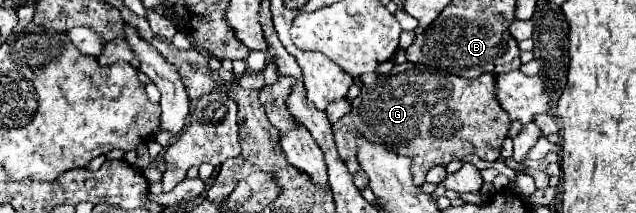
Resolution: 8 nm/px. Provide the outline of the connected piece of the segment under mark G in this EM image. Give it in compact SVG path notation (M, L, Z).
M394 64L388 74L380 74L372 86L362 86L358 98L352 100L352 110L334 126L334 138L340 158L346 162L354 184L364 190L368 176L356 160L356 136L366 136L372 142L382 142L390 150L412 158L412 176L418 186L432 166L446 166L468 154L476 154L486 162L500 158L500 148L510 132L510 118L494 98L494 76L484 74L474 80L454 74L436 72L422 64Z

